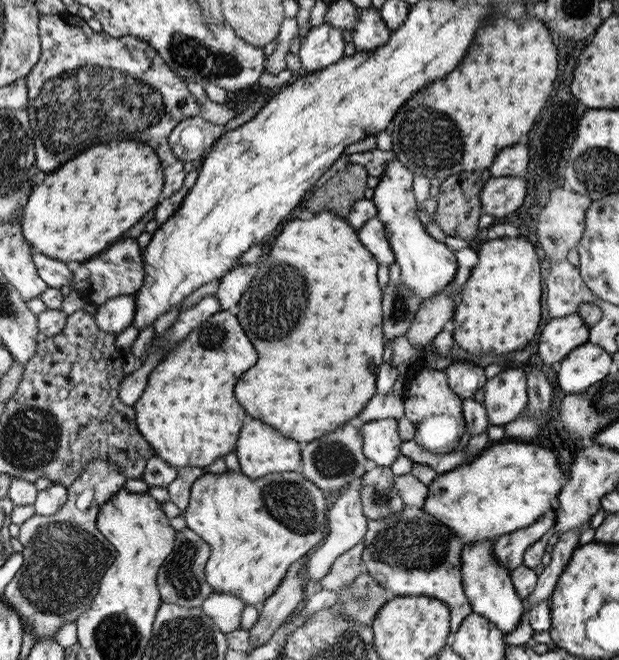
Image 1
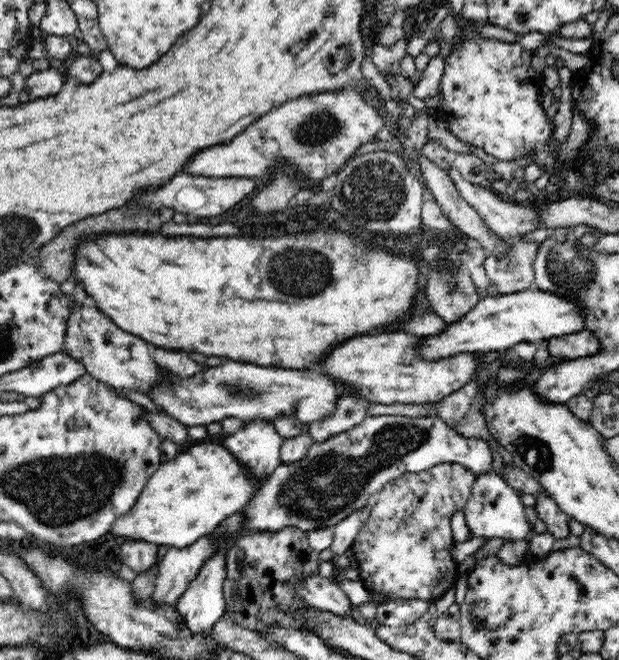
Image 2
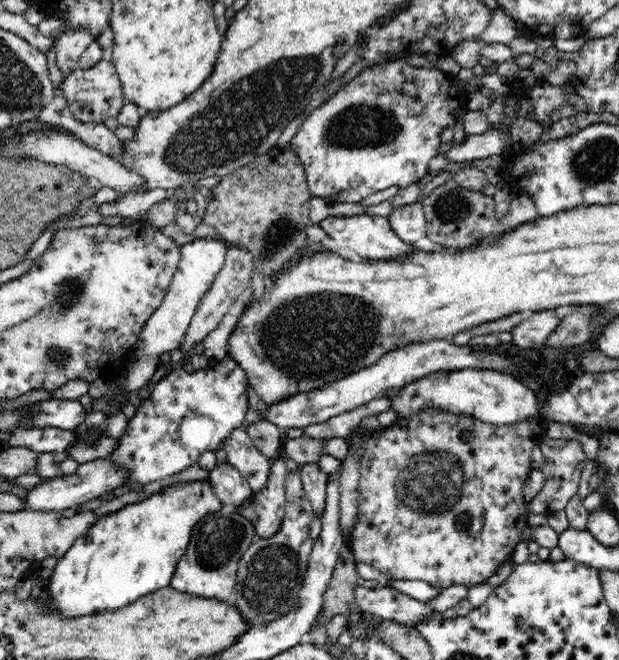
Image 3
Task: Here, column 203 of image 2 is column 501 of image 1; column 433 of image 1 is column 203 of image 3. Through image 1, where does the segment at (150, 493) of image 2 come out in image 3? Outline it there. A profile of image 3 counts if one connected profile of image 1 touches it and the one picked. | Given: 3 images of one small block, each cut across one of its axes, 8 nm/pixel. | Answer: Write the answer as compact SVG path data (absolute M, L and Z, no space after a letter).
M194 480L172 484L150 494L145 500L101 516L96 524L92 524L74 541L64 556L56 560L48 585L52 605L60 612L62 619L76 619L125 608L147 594L170 587L170 580L186 552L195 524L204 515L218 512L223 506L208 480Z

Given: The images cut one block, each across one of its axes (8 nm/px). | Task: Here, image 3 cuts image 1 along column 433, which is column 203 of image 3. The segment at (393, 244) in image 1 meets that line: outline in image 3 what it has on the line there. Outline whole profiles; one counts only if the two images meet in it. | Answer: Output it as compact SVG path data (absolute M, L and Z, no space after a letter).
M196 238L180 247L181 258L172 282L169 284L161 305L144 323L132 357L127 362L127 373L123 380L124 386L122 386L126 395L142 394L147 391L152 385L152 376L154 376L156 368L166 360L170 351L179 348L183 343L191 318L194 316L200 300L212 286L216 274L220 272L229 248L228 242L222 238L218 240Z

